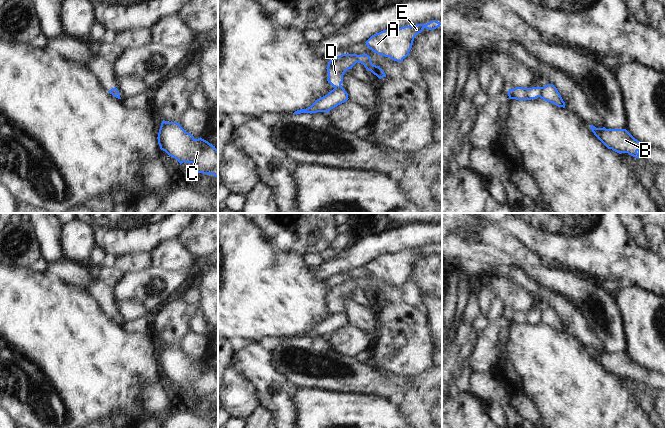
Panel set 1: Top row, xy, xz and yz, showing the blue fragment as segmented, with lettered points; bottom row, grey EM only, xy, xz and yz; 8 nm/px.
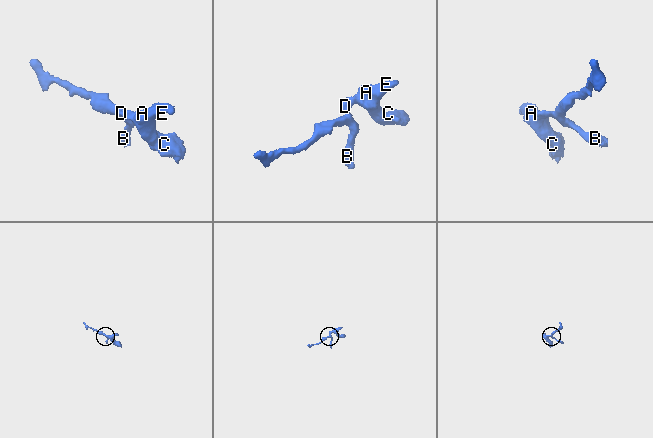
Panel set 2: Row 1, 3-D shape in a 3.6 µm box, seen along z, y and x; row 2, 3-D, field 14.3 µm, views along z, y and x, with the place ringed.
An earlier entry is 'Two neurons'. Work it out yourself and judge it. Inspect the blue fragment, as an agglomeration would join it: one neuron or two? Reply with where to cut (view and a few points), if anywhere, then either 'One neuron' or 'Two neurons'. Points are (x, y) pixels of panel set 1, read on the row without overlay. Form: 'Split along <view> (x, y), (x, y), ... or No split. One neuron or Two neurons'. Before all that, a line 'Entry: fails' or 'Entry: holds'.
Entry: holds
Split along yz (538, 311), (539, 320). Two neurons

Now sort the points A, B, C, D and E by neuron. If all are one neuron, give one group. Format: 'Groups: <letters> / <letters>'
Groups: A C D E / B

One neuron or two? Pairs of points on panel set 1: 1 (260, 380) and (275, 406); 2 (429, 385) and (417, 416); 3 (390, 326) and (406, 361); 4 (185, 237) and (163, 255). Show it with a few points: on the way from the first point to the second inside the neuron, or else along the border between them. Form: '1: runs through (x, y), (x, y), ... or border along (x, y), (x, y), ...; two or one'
1: runs through (266, 386), (268, 394), (274, 400); one
2: runs through (429, 393), (429, 404), (425, 408); one
3: runs through (399, 335), (403, 339), (406, 352); one
4: border along (177, 237), (197, 257); two

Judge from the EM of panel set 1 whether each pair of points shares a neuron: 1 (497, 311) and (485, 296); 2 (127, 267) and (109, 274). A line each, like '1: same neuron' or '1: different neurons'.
1: same neuron
2: different neurons

